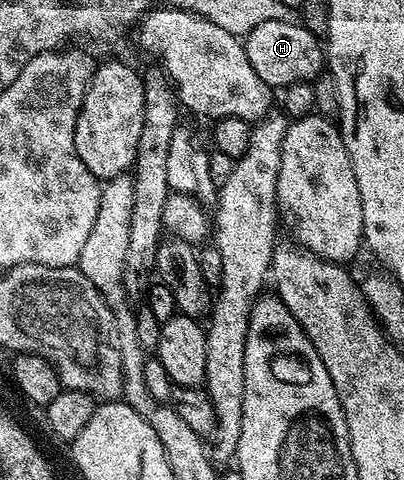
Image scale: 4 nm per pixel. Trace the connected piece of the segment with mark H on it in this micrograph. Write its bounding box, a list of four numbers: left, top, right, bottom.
[244,21,323,87]

